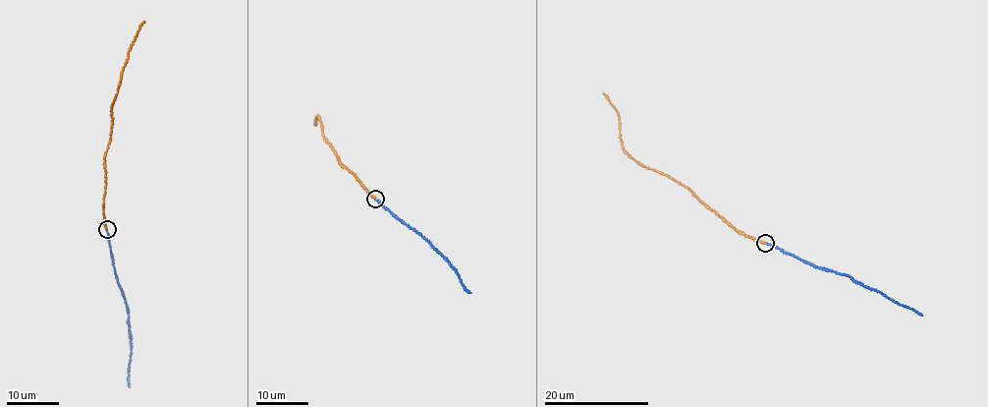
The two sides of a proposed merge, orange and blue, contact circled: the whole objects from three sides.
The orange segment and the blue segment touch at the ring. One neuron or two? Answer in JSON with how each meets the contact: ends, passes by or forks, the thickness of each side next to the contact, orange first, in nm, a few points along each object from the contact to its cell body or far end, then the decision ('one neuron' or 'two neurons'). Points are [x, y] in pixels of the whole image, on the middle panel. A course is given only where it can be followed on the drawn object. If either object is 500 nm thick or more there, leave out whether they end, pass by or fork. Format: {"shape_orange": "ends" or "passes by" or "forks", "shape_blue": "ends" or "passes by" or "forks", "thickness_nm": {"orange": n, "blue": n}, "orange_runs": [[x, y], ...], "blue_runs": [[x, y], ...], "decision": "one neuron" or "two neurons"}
{"shape_orange": "ends", "shape_blue": "ends", "thickness_nm": {"orange": 200, "blue": 140}, "orange_runs": [[375, 199], [352, 171], [341, 164], [330, 143], [324, 138], [317, 116], [313, 125], [317, 118]], "blue_runs": [[375, 199], [441, 254], [459, 275], [465, 289], [471, 293]], "decision": "one neuron"}

